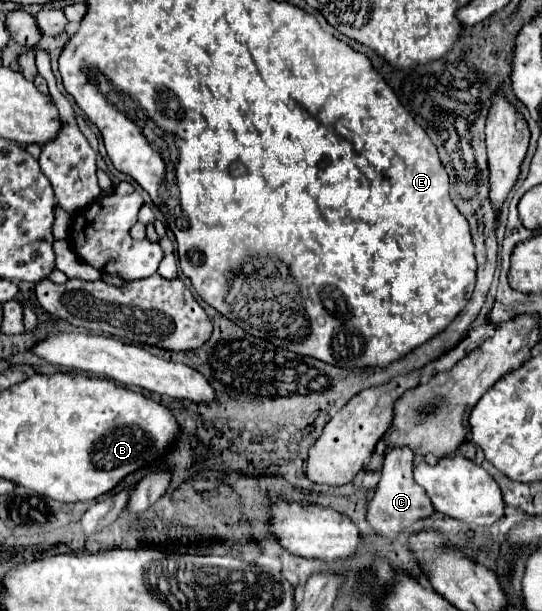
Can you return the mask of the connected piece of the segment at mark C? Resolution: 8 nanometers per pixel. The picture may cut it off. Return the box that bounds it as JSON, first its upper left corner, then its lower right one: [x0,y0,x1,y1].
[367,446,435,540]

